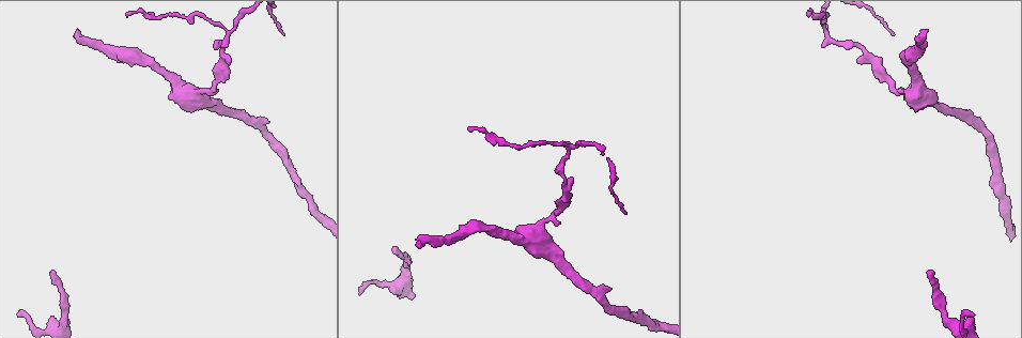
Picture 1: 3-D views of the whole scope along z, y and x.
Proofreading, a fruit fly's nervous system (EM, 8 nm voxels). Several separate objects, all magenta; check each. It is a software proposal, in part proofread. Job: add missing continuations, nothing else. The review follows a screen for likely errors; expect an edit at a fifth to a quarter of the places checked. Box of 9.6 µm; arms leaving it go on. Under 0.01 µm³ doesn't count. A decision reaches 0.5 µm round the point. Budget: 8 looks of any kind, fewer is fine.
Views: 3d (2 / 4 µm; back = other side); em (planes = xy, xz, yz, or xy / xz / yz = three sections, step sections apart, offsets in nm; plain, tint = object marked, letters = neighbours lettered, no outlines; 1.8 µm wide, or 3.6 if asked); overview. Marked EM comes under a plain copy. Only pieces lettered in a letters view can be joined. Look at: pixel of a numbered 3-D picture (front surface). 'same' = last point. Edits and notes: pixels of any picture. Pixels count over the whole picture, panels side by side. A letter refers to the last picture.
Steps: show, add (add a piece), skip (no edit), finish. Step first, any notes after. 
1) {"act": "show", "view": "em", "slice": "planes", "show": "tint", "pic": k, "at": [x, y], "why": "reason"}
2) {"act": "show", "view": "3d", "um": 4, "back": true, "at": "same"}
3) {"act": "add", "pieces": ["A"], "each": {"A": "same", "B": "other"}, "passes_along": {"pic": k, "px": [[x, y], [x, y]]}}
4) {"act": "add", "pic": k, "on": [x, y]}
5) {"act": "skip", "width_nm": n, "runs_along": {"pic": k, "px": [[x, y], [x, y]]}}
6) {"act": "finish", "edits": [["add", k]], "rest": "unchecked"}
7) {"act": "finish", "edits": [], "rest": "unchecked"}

{"act": "show", "view": "em", "slice": "planes", "show": "letters", "pic": 1, "at": [78, 30], "why": "long arm stops here"}

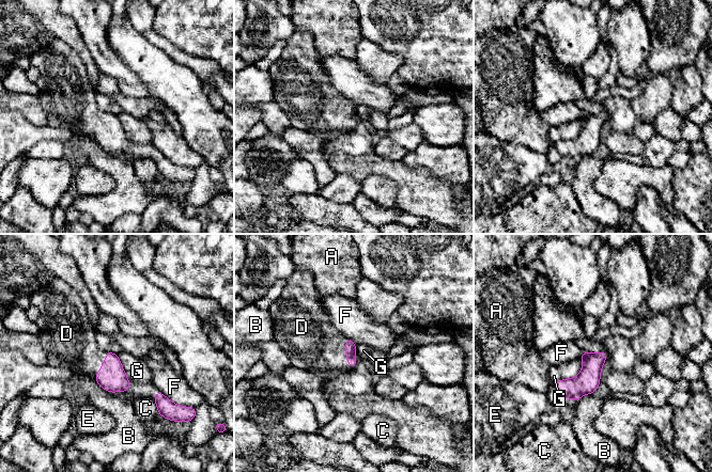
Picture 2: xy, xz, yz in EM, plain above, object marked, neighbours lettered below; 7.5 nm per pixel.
{"act": "add", "pieces": ["D"], "each": {"A": "other", "B": "other", "C": "other", "D": "same", "E": "other", "F": "other", "G": "other"}, "passes_along": {"pic": 2, "px": [[112, 378], [102, 364], [74, 346]]}, "found": "the neuron continues"}

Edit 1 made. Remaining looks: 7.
{"act": "show", "view": "3d", "um": 4, "pic": 1, "at": [360, 293], "why": "an open end"}

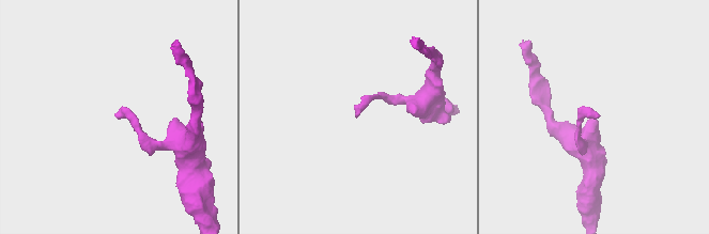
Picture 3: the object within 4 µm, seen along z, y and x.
{"act": "show", "view": "em", "um": 3.6, "slice": "xz", "step": 8, "show": "letters", "pic": 3, "at": [356, 112], "why": "now the EM"}

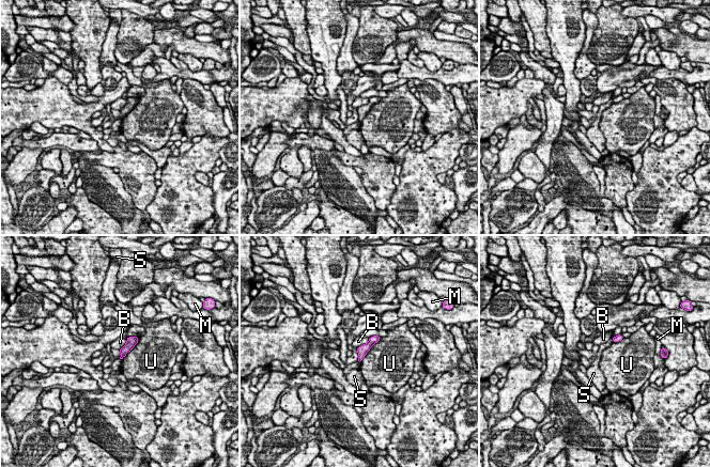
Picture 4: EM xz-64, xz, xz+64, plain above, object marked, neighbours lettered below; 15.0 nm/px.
{"act": "show", "view": "em", "um": 3.6, "slice": "planes", "show": "letters", "at": "same"}

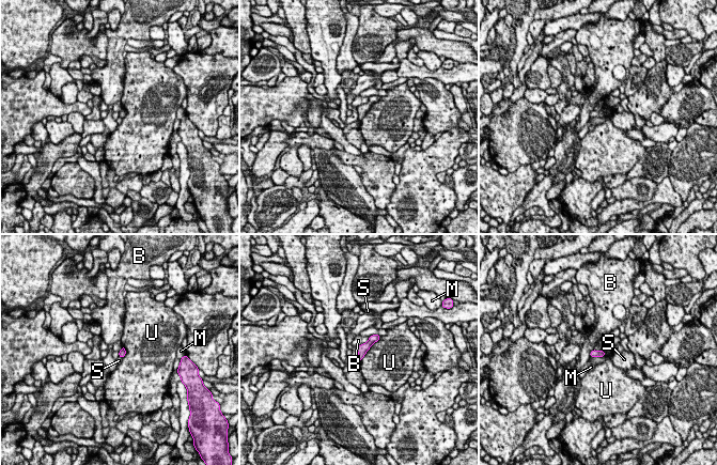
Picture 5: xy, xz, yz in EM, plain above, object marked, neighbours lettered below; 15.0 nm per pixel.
{"act": "skip", "each": {"B": "other", "M": "other", "S": "other", "U": "other"}, "border": {"pic": 5, "px": [[605, 354], [592, 357]]}, "found": "none of them fits"}

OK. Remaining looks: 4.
{"act": "show", "view": "em", "slice": "xy", "step": 8, "show": "letters", "pic": 1, "at": [54, 271], "why": "free end"}

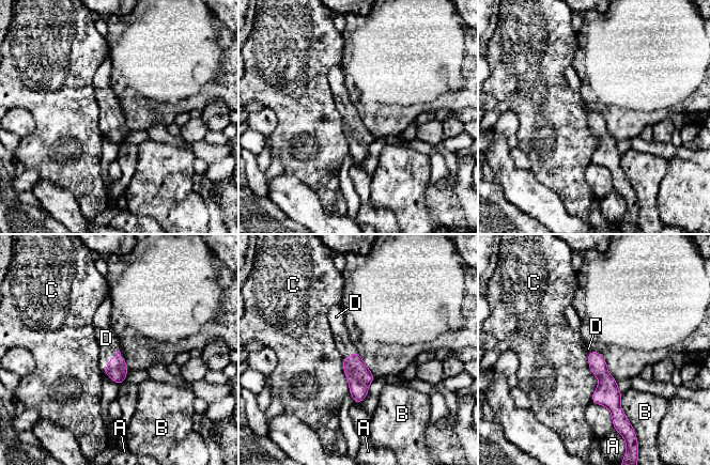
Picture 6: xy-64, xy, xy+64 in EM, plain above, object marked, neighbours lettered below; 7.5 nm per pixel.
{"act": "show", "view": "em", "slice": "planes", "show": "letters", "at": "same"}

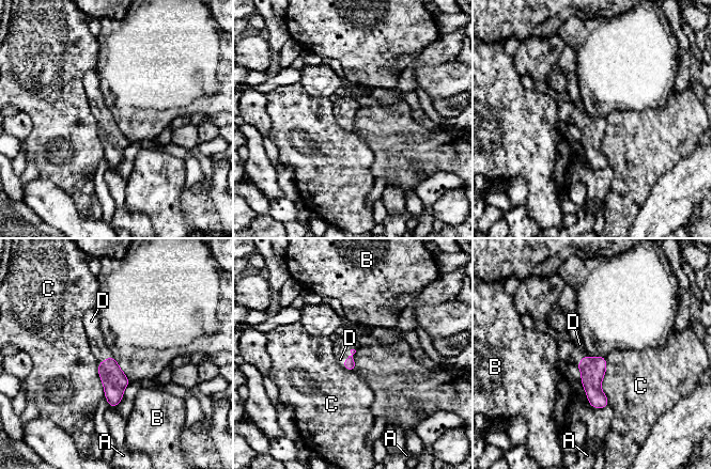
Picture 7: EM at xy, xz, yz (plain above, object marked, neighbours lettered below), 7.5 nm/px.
{"act": "add", "pieces": ["D"], "each": {"A": "other", "B": "other", "C": "other", "D": "same"}, "passes_along": {"pic": 7, "px": [[349, 363], [345, 359], [340, 359]]}, "found": "it goes on there"}

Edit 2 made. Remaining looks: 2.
{"act": "finish", "edits": [["add", 2], ["add", 7]], "rest": "unchecked"}

